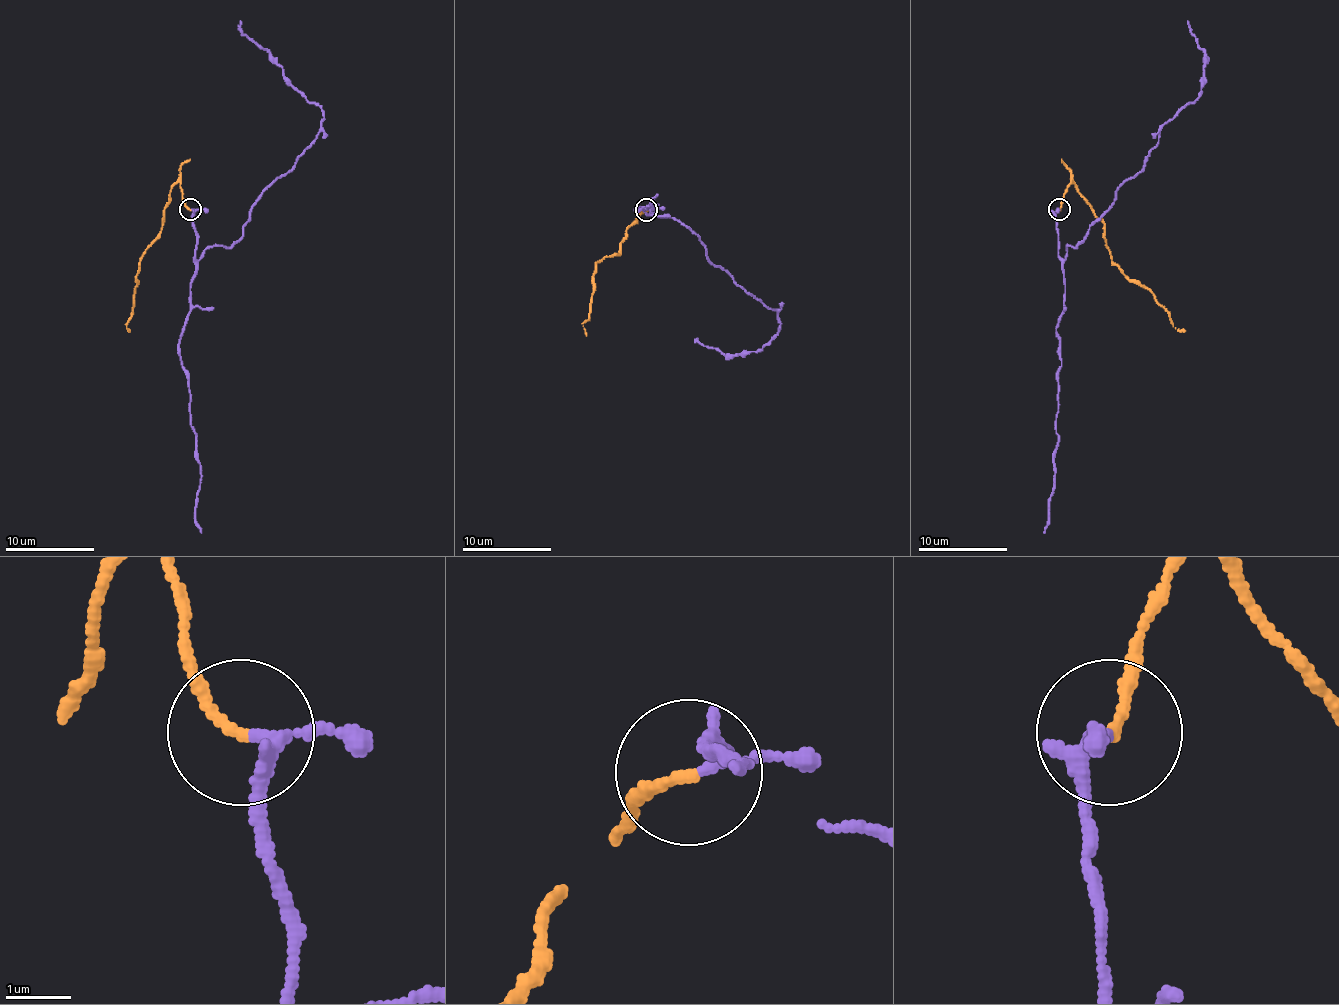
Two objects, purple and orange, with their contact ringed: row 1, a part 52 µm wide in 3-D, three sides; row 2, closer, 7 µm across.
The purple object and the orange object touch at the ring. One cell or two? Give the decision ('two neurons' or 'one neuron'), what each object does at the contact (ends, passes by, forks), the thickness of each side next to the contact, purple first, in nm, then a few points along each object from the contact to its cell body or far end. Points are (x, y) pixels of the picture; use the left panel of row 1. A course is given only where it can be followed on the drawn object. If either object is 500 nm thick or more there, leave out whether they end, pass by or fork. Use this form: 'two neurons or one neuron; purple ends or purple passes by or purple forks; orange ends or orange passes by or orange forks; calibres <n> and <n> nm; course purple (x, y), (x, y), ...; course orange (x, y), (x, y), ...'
two neurons; purple passes by; orange ends; calibres 170 and 170 nm; course purple (190, 208), (195, 258), (210, 246), (230, 246), (259, 195), (295, 164), (324, 117), (242, 32), (242, 21); course orange (190, 208), (179, 184), (172, 186), (159, 237), (139, 262), (135, 304), (126, 324), (130, 331)

